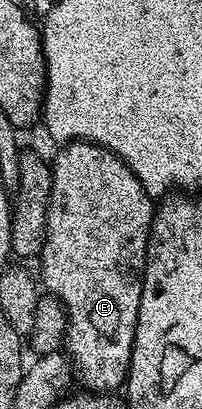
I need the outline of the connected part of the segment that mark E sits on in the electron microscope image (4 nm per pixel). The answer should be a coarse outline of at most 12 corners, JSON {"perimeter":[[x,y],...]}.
{"perimeter":[[111,150],[52,158],[41,285],[90,392],[130,372],[155,203]]}

